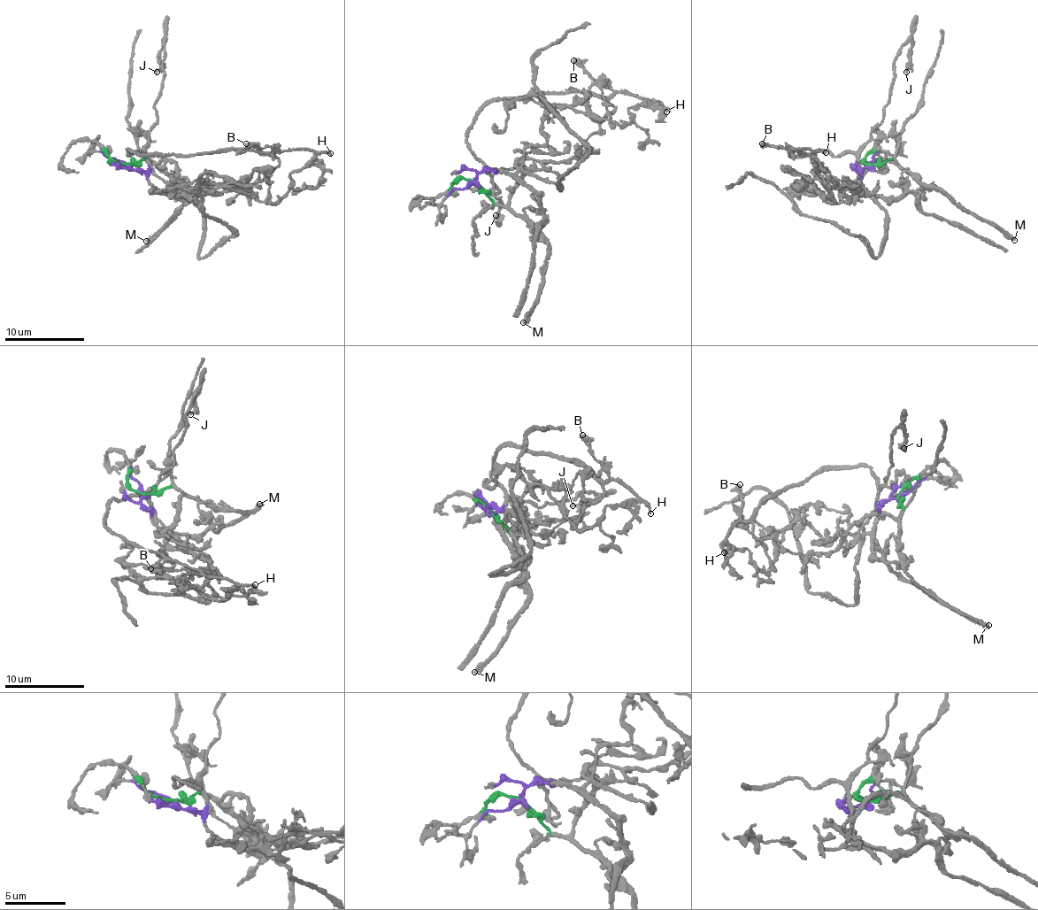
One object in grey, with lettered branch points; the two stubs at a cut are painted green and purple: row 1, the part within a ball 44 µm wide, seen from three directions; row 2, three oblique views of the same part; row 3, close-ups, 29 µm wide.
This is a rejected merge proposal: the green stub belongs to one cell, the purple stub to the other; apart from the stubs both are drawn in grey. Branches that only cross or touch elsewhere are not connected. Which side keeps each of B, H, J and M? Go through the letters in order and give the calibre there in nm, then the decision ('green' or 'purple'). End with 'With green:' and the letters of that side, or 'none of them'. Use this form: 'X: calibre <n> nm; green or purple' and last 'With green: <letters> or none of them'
B: calibre 500 nm; purple
H: calibre 200 nm; purple
J: calibre 170 nm; purple
M: calibre 320 nm; green
With green: M

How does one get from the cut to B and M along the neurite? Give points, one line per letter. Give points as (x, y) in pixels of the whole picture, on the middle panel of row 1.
B: (472, 183), (480, 173), (493, 171), (472, 150), (466, 127), (491, 102), (565, 91), (611, 94), (572, 59)
M: (472, 181), (495, 204), (502, 204), (533, 227), (548, 245), (549, 258), (542, 273), (538, 300), (523, 322)

